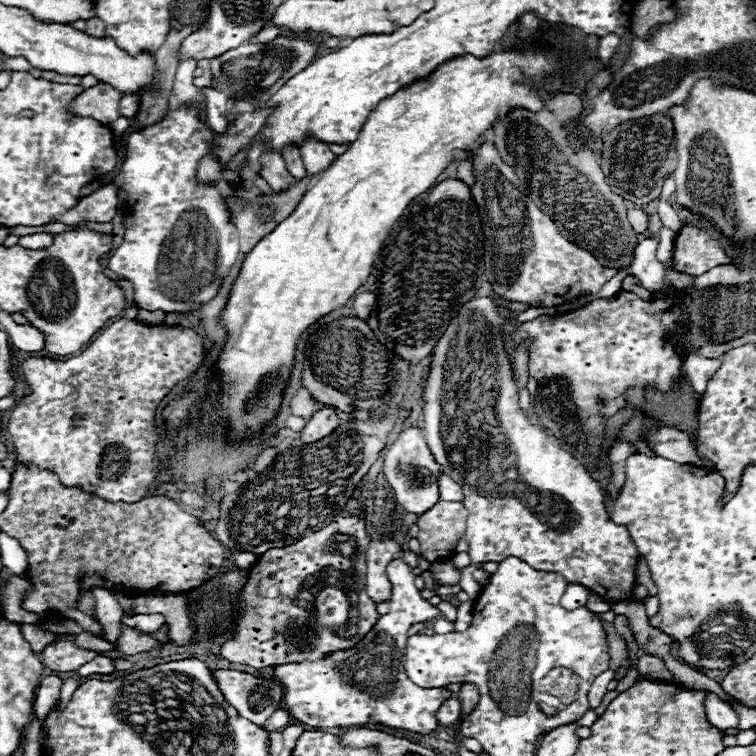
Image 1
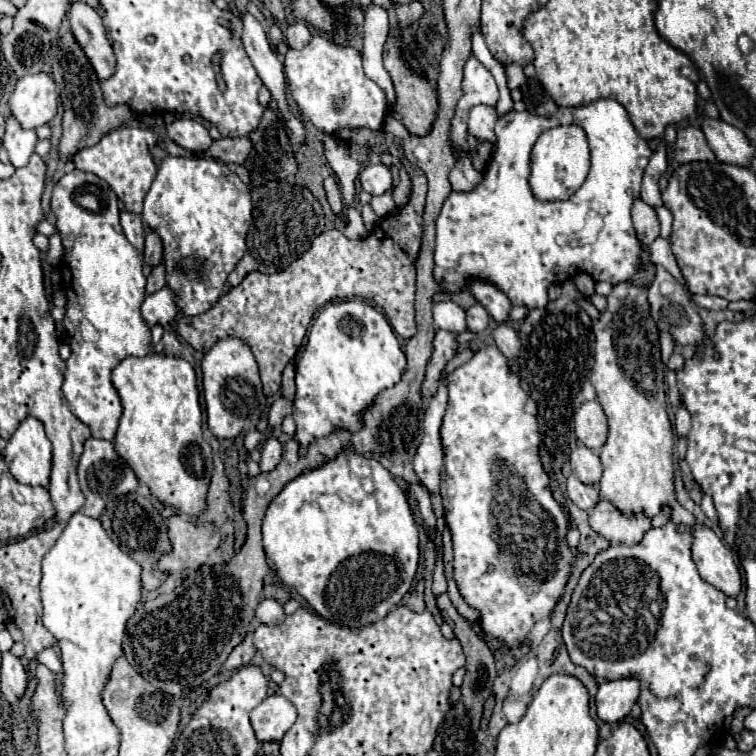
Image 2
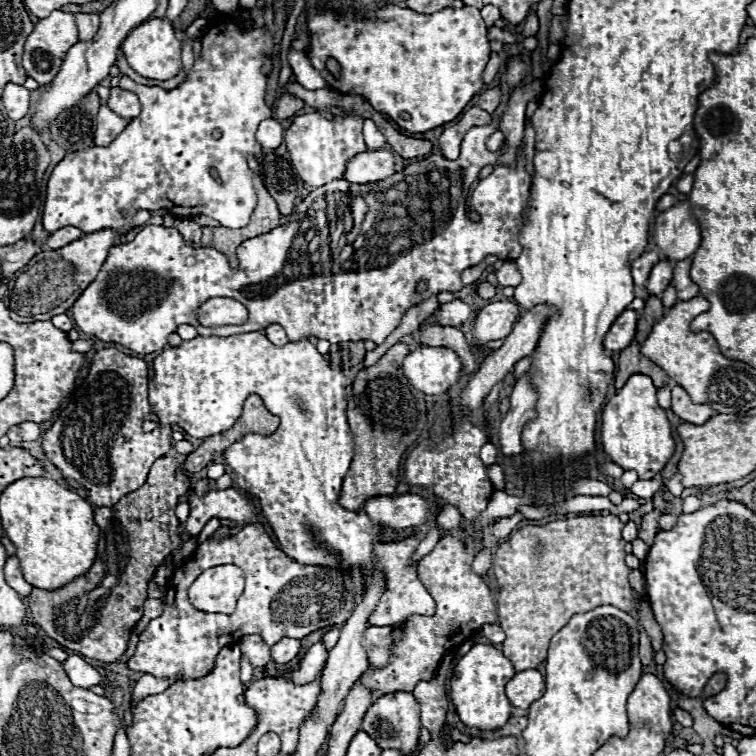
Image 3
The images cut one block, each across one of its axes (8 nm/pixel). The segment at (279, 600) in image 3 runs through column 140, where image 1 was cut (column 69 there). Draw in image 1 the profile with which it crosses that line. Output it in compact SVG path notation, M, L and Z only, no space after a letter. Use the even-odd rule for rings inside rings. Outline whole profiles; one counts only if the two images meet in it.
M74 634L58 636L58 642L52 642L40 654L42 664L54 672L76 672L82 664L94 660L98 654L74 644Z

